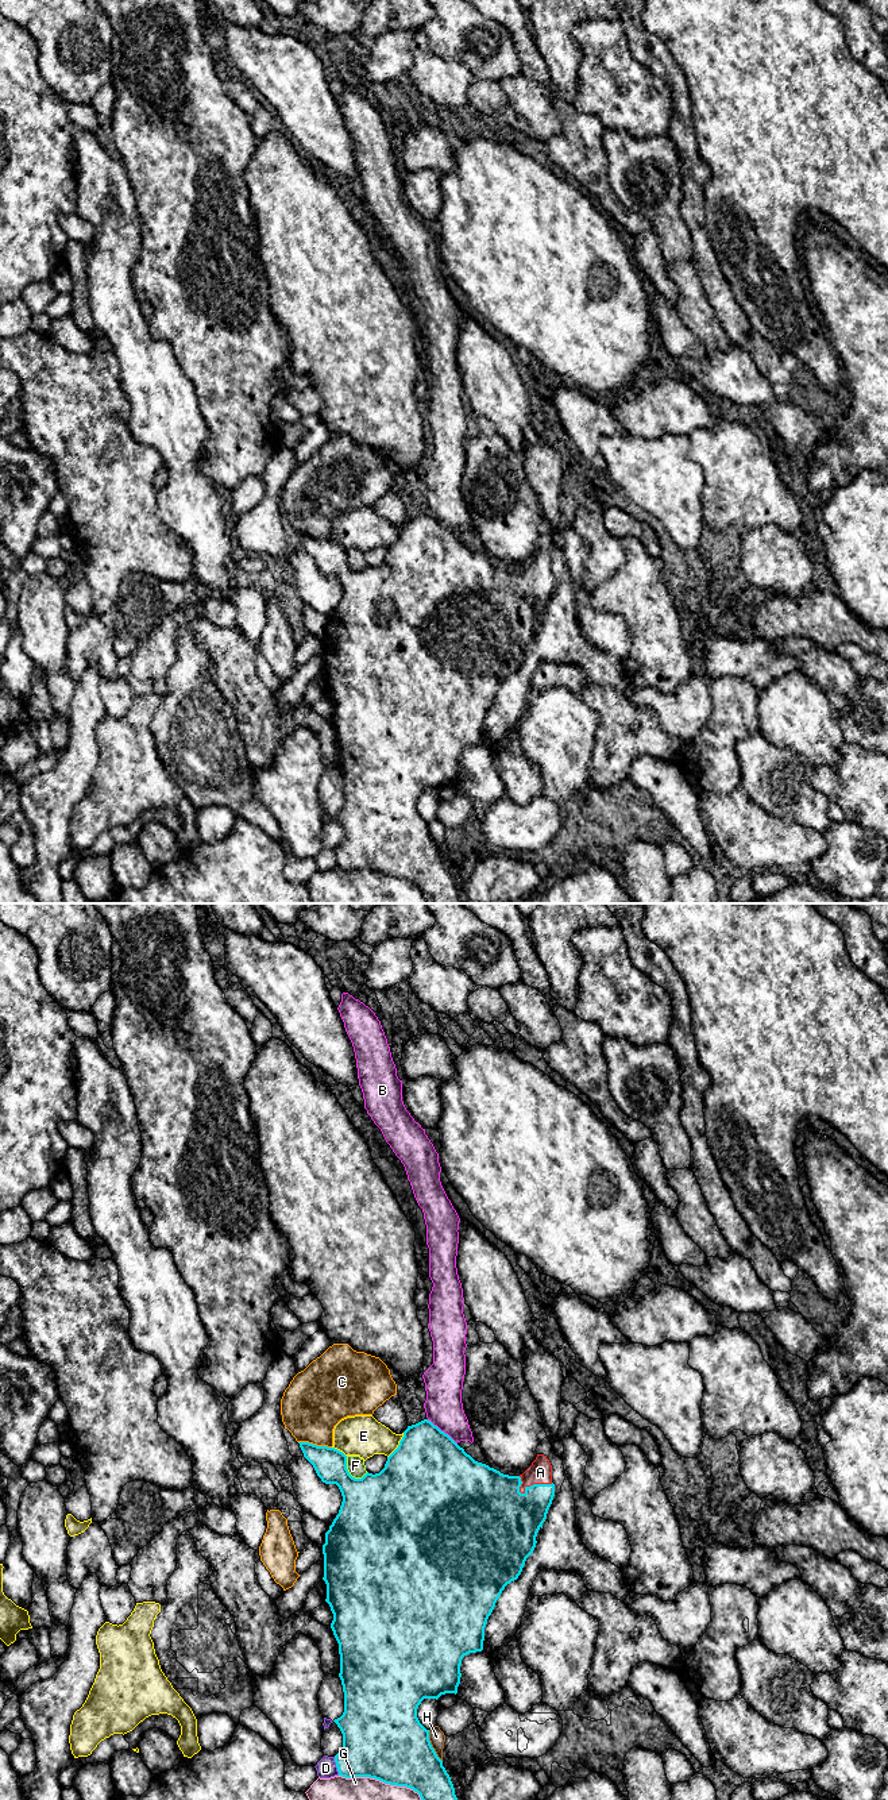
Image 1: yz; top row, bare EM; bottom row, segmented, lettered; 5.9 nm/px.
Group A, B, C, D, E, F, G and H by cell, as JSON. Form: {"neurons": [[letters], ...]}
{"neurons": [["A"], ["B"], ["C"], ["D"], ["E"], ["F", "H"], ["G"]]}

